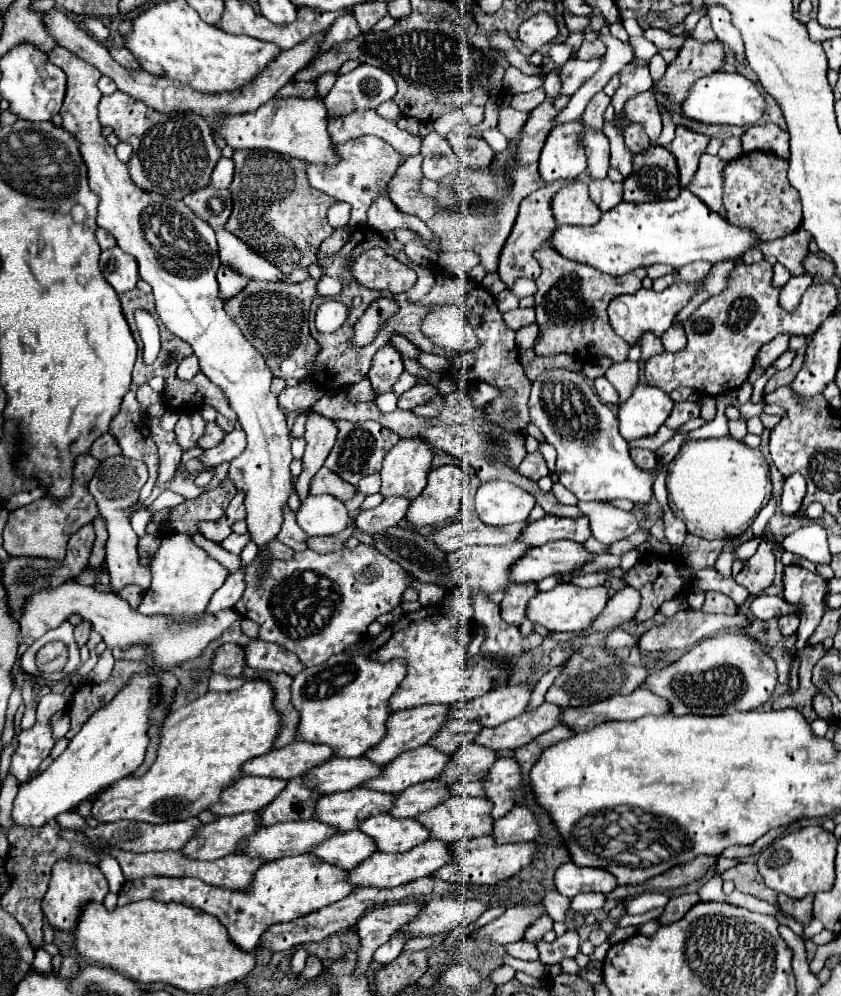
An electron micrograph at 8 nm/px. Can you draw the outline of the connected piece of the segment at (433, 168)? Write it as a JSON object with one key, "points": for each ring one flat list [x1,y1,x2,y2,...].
{"points":[[431,132,423,138,423,148,421,148,425,160,423,160,423,174,429,180,441,182,449,174,457,172,459,168,459,158,451,150,447,138,439,136,437,132]]}

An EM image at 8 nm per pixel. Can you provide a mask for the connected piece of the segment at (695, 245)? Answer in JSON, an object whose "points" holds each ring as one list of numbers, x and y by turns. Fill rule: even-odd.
{"points":[[683,188,681,196,675,200,647,204,621,202,617,208,603,212,595,226,559,226,549,240,549,244,553,244,553,248,557,248,565,258,595,266,611,276,623,276,637,266,647,268,651,264,667,264,677,270,697,260,705,260,709,264,727,260,737,262,747,250,757,248,759,242,759,236,753,234,751,228,729,224,727,218,709,210,709,206,687,188]]}

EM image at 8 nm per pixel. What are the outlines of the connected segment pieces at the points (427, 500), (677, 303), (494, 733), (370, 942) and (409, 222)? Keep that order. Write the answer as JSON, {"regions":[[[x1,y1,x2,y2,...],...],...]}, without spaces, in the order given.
{"regions":[[[459,466,433,468,425,490,409,506,407,520,413,526,437,526,453,520,461,508,465,480,467,476]],[[695,280,695,282,673,282,669,288,665,288,663,292,655,292,653,288,639,288,637,292,633,294,625,294,625,296,617,296,611,300,609,304,609,318,611,318,611,326,613,330,625,338,629,344,637,344,641,340,641,336,647,332,647,330,653,330,655,334,663,334,675,314,687,306,691,302,691,298,699,292,699,288,703,286,705,280]],[[543,702,539,708,531,712,523,712,521,716,495,726,495,728,483,728,477,736,477,744,489,746,493,750,505,750,505,748,521,748,529,742,533,742,543,732,555,728,561,722,561,708,549,702]],[[389,904,377,908,357,920,357,934,361,936,361,972,371,964,373,952,385,944,403,924,419,914,421,904]],[[379,198,377,202,371,204,371,208,367,210,367,224,383,234,395,230,395,228,409,228,411,232,419,234,423,240,427,240,433,248,439,248,439,240,437,236,433,236,433,232,429,232,427,224,417,220,415,216,407,216,403,212,399,212,395,208,395,204,387,198]]]}

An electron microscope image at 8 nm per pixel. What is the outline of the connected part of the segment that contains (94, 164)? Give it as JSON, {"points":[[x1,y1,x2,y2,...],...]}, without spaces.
{"points":[[57,46,47,56,51,64,63,68,67,74,67,94,61,106,63,128,81,142,81,156,89,168,89,186,101,200,97,226,105,228,117,240,117,246,137,260,141,280,153,290,159,318,169,332,191,344,201,372,221,388,247,434,245,452,229,462,229,478,239,492,245,492,247,528,259,548,257,556,263,560,259,566,261,578,271,562,269,542,281,532,285,506,293,494,293,476,289,470,293,460,291,436,285,414,269,390,273,374,265,358,245,340,219,300,215,274,221,260,217,256,215,230,197,218,181,200,143,192,133,184,127,164,117,160,115,148,101,136,101,124,97,120,97,106,103,96,97,88,101,72,63,46]]}

